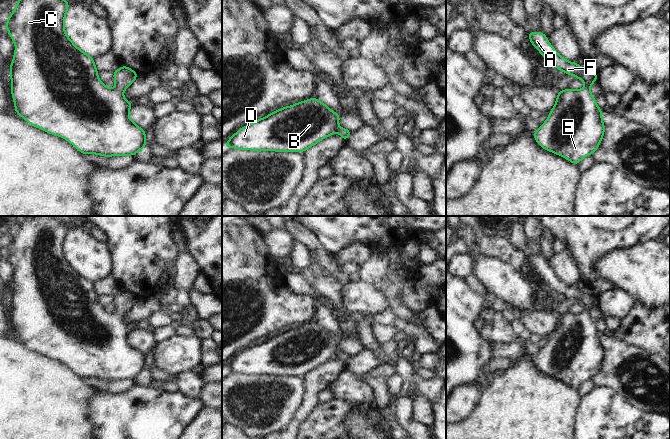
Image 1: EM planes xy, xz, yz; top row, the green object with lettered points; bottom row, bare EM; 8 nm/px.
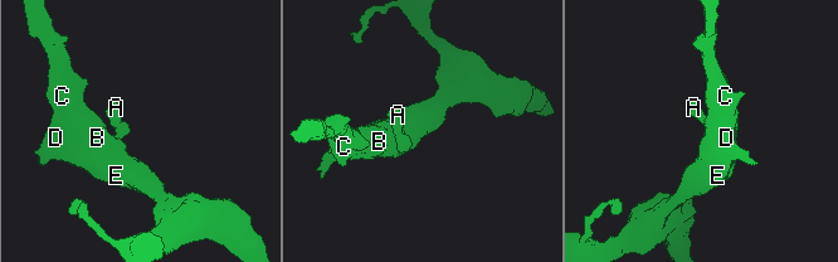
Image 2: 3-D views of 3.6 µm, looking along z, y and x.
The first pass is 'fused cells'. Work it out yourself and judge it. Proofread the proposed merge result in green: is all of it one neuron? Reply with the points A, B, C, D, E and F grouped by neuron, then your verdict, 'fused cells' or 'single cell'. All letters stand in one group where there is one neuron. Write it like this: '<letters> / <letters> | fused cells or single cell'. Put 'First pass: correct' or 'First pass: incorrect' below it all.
A B C D E F | single cell
First pass: incorrect

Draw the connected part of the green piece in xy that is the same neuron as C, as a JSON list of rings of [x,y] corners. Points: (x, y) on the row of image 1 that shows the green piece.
[[[19,0],[5,25],[15,43],[15,53],[10,66],[11,93],[15,112],[36,128],[70,142],[82,154],[101,156],[134,156],[142,150],[146,132],[130,118],[133,102],[127,101],[123,92],[136,80],[138,74],[127,66],[113,72],[115,88],[110,89],[98,78],[94,59],[80,50],[65,33],[67,0]]]

